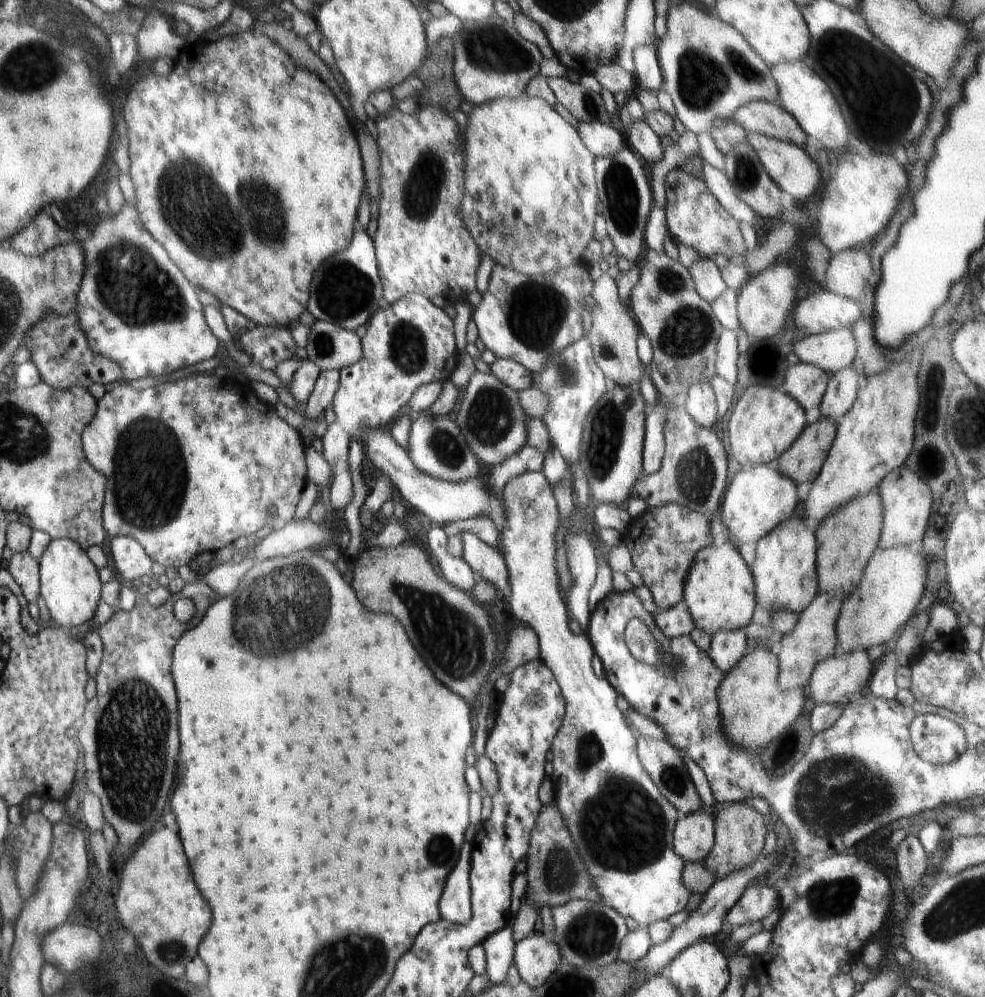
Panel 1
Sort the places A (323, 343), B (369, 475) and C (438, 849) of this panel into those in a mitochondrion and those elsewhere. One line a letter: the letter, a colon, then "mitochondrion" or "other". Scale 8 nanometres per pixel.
A: mitochondrion
B: other
C: mitochondrion

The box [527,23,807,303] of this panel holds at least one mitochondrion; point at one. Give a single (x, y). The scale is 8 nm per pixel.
(702, 81)

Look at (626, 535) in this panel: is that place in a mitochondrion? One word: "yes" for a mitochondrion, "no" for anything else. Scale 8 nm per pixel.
no

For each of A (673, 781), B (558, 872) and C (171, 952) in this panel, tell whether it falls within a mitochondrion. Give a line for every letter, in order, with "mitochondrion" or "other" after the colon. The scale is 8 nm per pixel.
A: mitochondrion
B: mitochondrion
C: mitochondrion

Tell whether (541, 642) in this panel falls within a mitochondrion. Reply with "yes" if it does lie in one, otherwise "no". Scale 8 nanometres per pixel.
no

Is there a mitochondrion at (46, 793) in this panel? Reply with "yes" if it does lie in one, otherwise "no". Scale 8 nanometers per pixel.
no

